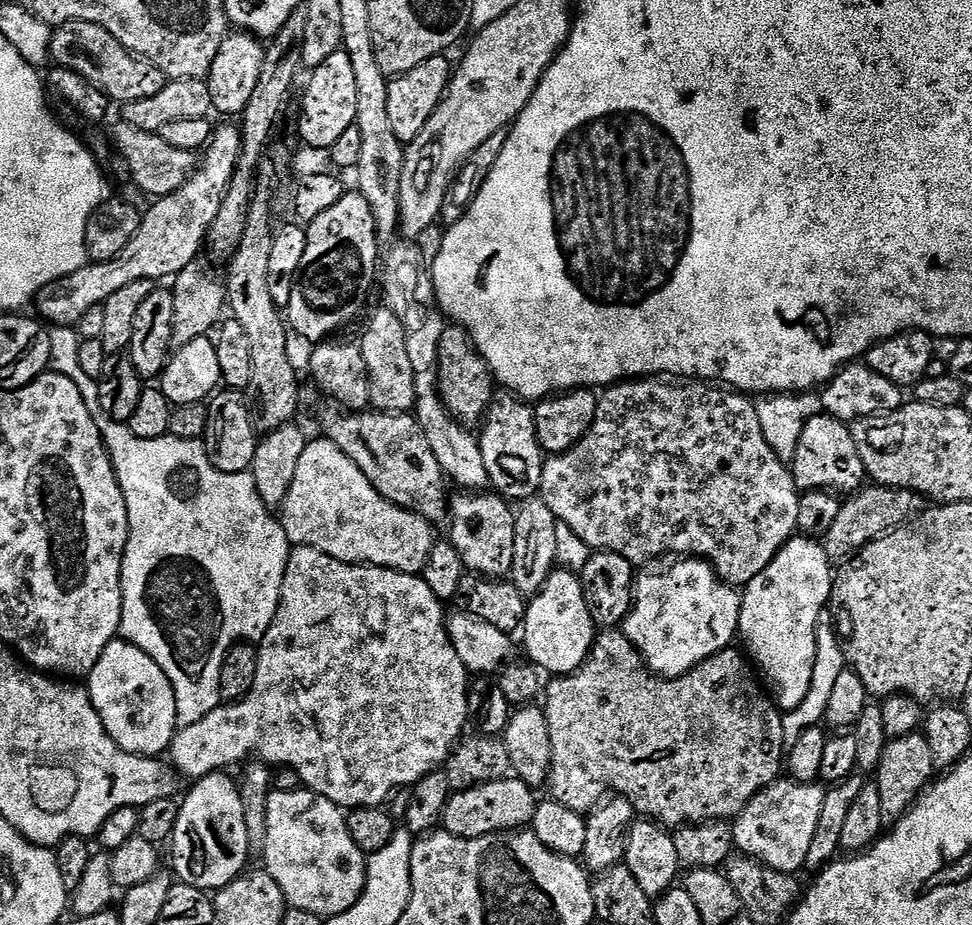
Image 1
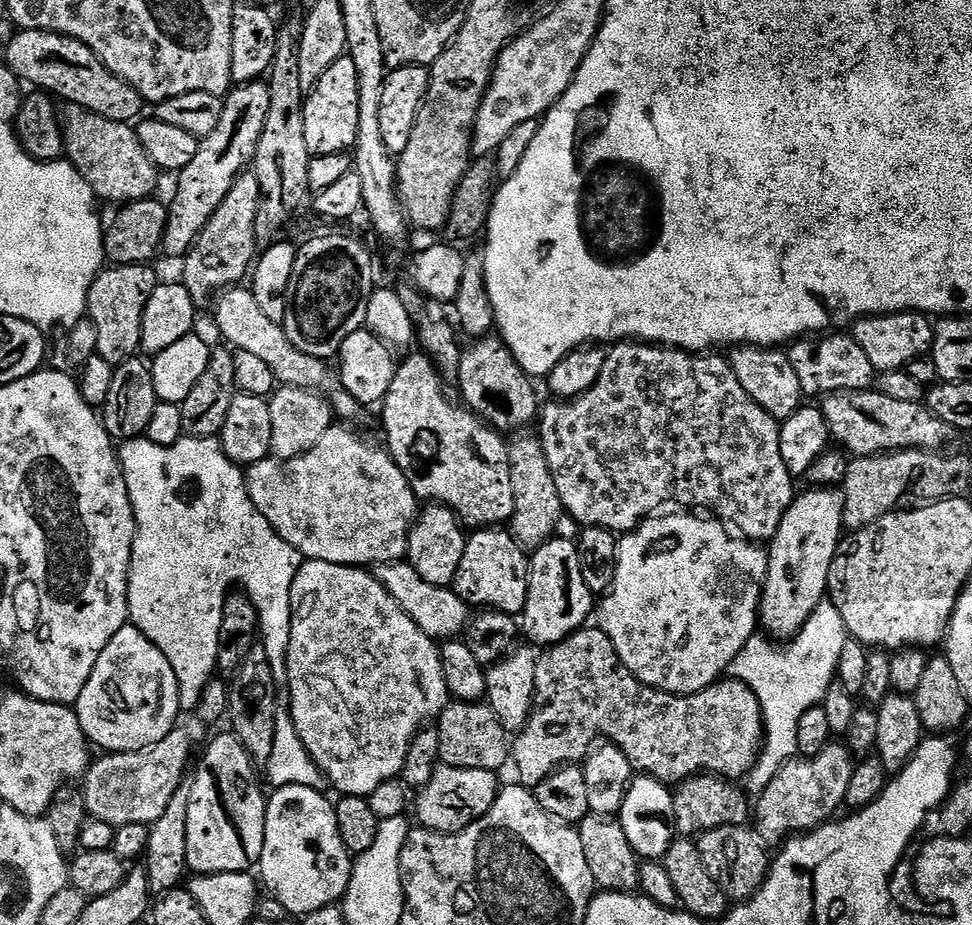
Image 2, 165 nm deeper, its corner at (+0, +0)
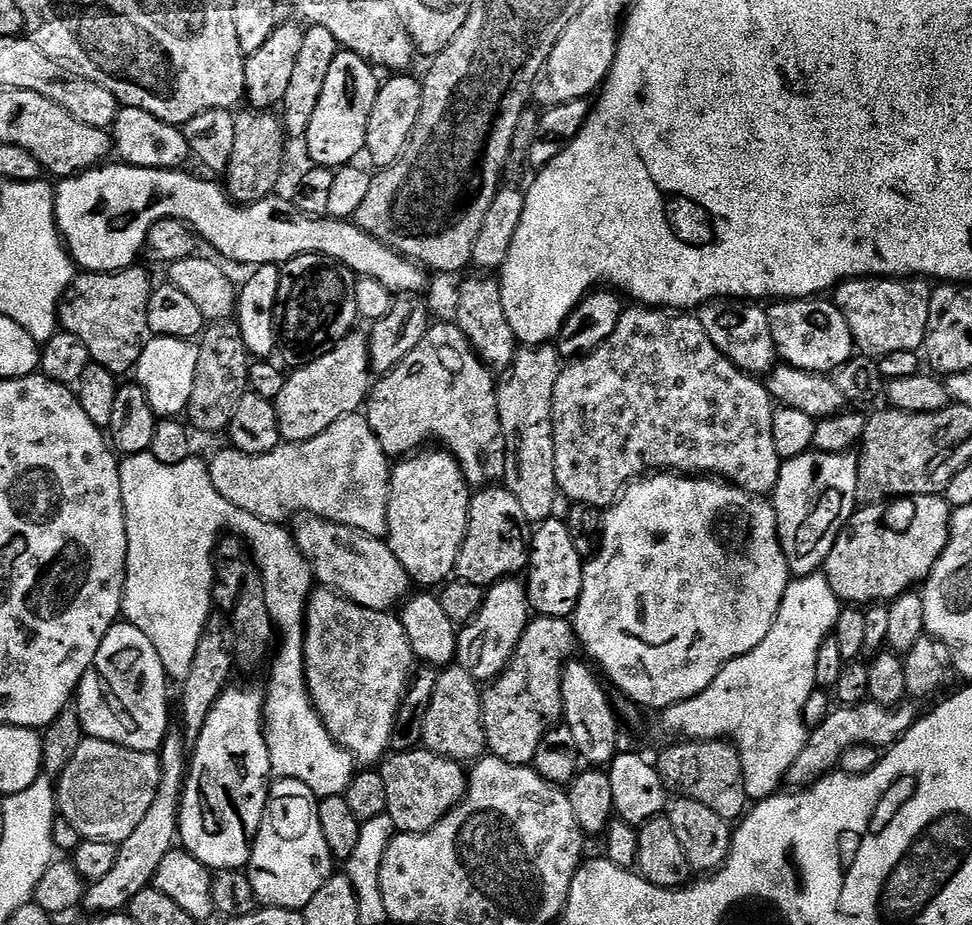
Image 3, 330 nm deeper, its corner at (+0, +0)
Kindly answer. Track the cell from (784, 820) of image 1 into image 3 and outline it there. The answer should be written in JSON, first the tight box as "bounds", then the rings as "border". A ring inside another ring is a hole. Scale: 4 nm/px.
{"bounds":[786,698,918,790],"border":[[[868,698],[852,707],[833,707],[826,722],[809,731],[802,754],[798,754],[794,766],[790,766],[786,777],[787,783],[796,790],[815,784],[827,773],[837,771],[842,754],[846,754],[846,750],[850,750],[850,746],[855,744],[869,744],[881,750],[895,744],[912,729],[918,719],[918,711],[916,712],[915,706],[911,703],[905,702],[895,708],[887,708]]]}

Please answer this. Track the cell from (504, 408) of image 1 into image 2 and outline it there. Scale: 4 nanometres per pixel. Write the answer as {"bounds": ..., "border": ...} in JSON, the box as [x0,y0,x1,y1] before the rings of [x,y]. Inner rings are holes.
{"bounds":[458,334,542,434],"border":[[[489,334],[473,339],[472,344],[460,354],[458,378],[459,399],[471,408],[480,419],[492,425],[501,434],[512,434],[529,427],[528,423],[537,419],[542,400],[536,397],[533,377],[522,370],[514,354],[499,335]]]}

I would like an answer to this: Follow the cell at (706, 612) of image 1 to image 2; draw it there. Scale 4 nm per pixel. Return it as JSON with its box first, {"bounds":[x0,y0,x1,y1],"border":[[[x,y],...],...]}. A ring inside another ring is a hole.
{"bounds":[598,510,768,696],"border":[[[684,510],[673,512],[676,512],[673,516],[653,515],[651,518],[643,520],[636,531],[623,533],[619,537],[620,556],[616,559],[614,582],[601,599],[605,600],[601,604],[599,601],[598,616],[600,612],[600,620],[598,620],[598,624],[604,629],[610,642],[614,642],[614,650],[618,650],[618,658],[622,658],[622,662],[632,671],[632,675],[638,677],[642,683],[648,684],[652,688],[660,688],[663,692],[689,696],[695,692],[701,692],[703,688],[708,688],[721,679],[731,669],[734,658],[738,658],[738,650],[742,650],[742,646],[746,646],[746,642],[750,642],[750,638],[757,635],[760,597],[768,573],[768,554],[759,543],[733,534],[719,519],[709,518],[704,514],[689,514]]]}

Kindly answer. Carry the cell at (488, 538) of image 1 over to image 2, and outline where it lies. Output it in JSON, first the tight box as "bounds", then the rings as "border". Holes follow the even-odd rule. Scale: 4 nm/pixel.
{"bounds":[382,354,514,530],"border":[[[417,354],[417,356],[410,357],[409,360],[401,359],[399,361],[396,373],[394,374],[394,382],[390,382],[390,390],[386,394],[382,405],[382,411],[384,411],[385,440],[383,443],[386,445],[386,451],[388,455],[391,456],[393,462],[398,466],[398,470],[402,470],[402,474],[406,474],[406,482],[410,482],[410,490],[414,490],[417,501],[445,504],[446,507],[458,517],[465,529],[468,530],[499,528],[507,525],[514,514],[514,485],[510,478],[509,441],[505,439],[501,433],[497,432],[492,425],[480,419],[471,408],[465,406],[463,403],[457,402],[455,399],[452,401],[451,398],[448,397],[448,392],[444,387],[446,387],[444,377],[440,375],[440,372],[436,369],[435,362],[428,356]]]}

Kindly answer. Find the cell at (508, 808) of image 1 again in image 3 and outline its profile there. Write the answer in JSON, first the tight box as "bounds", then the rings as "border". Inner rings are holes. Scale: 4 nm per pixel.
{"bounds":[379,750,468,833],"border":[[[427,750],[392,752],[379,765],[382,782],[386,782],[387,815],[394,822],[397,833],[428,832],[442,818],[464,801],[468,792],[468,772],[458,760],[451,760]]]}

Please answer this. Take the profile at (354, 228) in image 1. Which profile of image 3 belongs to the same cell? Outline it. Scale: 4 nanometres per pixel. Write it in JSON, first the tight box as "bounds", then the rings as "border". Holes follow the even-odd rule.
{"bounds":[276,256,358,365],"border":[[[296,256],[280,268],[278,298],[276,299],[276,339],[279,355],[284,355],[285,365],[308,364],[348,337],[355,325],[352,323],[357,323],[358,320],[354,302],[356,281],[357,277],[345,264],[339,264],[328,256]]]}

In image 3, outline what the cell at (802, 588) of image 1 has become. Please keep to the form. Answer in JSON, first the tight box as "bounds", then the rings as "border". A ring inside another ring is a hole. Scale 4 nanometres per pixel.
{"bounds":[771,450,858,577],"border":[[[809,450],[783,461],[776,490],[771,497],[776,509],[780,545],[793,577],[808,576],[823,569],[836,535],[858,507],[858,459],[847,452],[826,454]]]}

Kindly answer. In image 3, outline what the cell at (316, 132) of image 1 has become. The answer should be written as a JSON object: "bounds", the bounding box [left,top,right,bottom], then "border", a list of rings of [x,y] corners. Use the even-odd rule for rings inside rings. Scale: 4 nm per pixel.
{"bounds":[306,50,382,170],"border":[[[340,50],[332,61],[306,135],[313,165],[339,170],[351,165],[355,161],[352,159],[364,152],[366,122],[370,122],[370,110],[374,110],[374,98],[378,98],[382,83],[375,71],[369,61],[353,52]]]}

